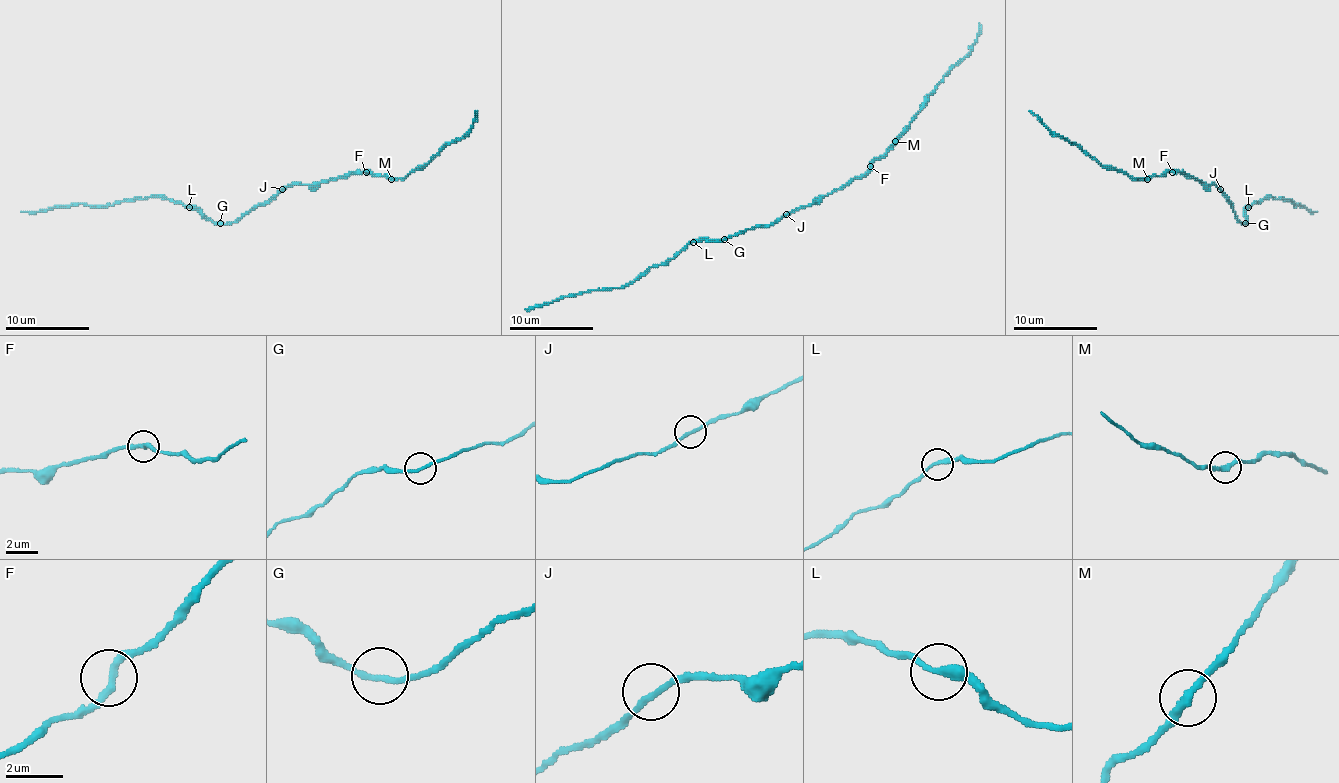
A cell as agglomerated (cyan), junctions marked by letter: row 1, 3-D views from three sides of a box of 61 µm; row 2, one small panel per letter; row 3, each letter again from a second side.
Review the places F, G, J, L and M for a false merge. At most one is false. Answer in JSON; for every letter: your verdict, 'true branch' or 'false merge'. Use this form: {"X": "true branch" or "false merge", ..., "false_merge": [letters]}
{"F": "true branch", "G": "true branch", "J": "true branch", "L": "true branch", "M": "true branch", "false_merge": []}

